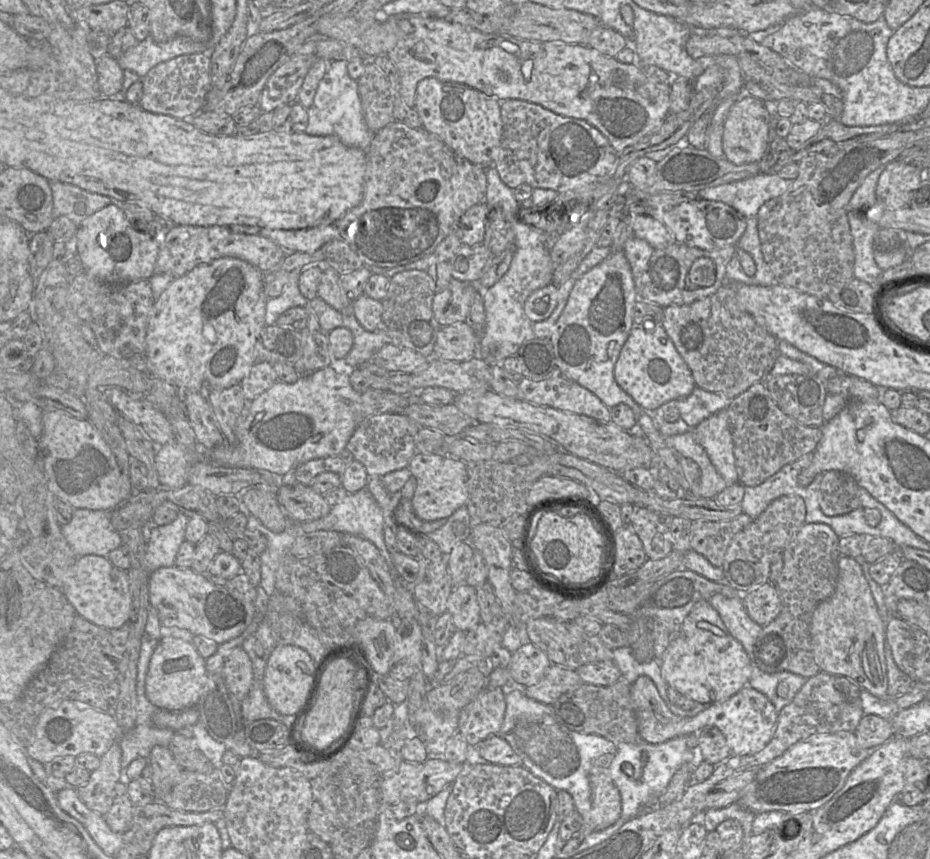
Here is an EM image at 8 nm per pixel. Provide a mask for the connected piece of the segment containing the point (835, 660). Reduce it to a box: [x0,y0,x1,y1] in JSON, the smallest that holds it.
[810,555,888,698]

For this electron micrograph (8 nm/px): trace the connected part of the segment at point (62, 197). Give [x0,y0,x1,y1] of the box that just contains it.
[49,182,118,227]

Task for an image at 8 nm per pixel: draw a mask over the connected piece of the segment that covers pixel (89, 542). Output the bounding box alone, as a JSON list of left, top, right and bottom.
[61,508,123,557]

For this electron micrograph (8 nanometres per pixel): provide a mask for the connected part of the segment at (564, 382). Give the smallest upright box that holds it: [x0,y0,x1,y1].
[518,368,611,423]

